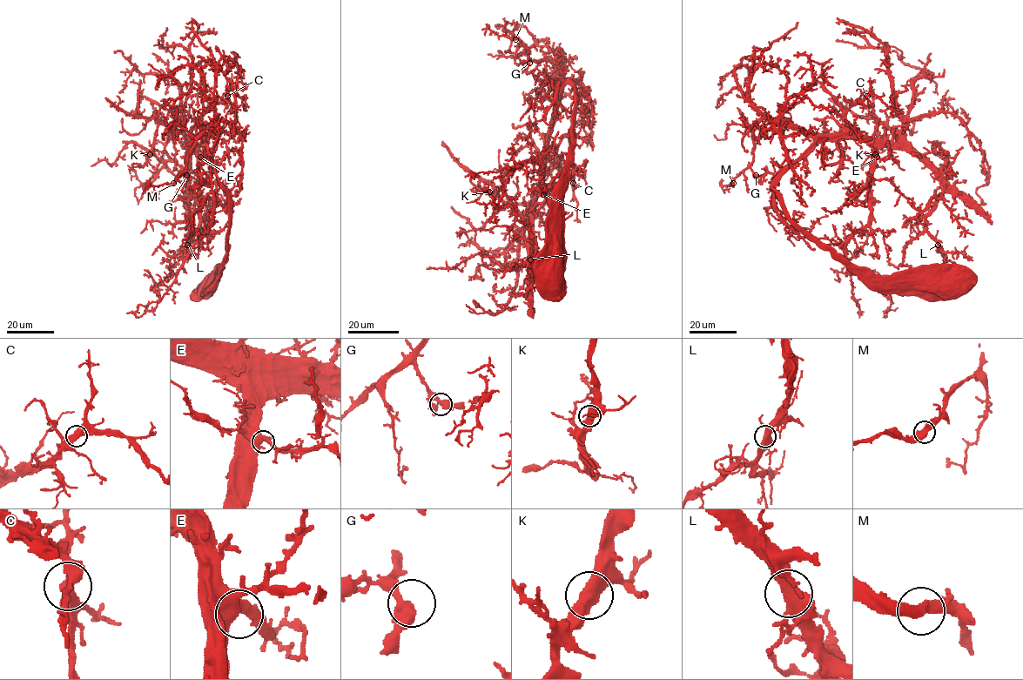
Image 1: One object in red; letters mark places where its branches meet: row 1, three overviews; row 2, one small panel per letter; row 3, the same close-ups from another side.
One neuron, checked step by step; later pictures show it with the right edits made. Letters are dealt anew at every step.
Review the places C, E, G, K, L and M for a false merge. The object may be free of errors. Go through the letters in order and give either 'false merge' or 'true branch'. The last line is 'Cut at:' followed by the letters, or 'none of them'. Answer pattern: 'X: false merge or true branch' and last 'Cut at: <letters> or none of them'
C: true branch
E: true branch
G: true branch
K: true branch
L: true branch
M: true branch
Cut at: none of them

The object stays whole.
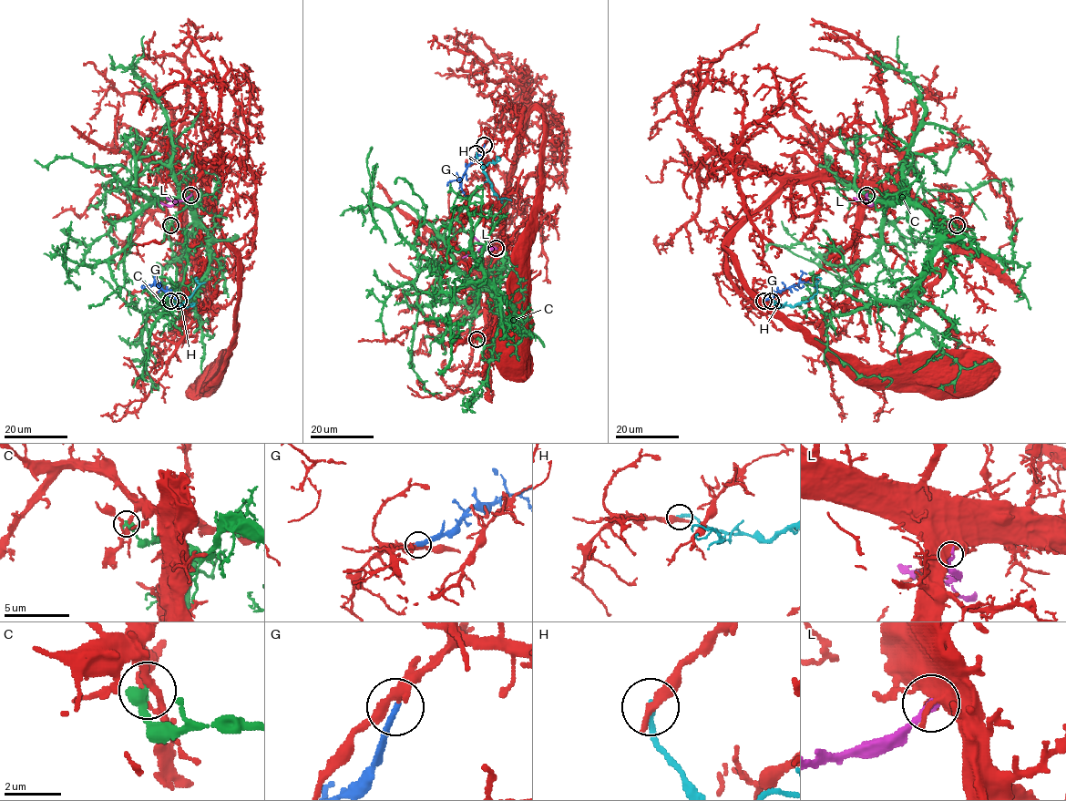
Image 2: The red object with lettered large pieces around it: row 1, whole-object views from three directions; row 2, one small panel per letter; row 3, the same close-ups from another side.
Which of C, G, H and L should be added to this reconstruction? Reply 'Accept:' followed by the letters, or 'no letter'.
Accept: G

